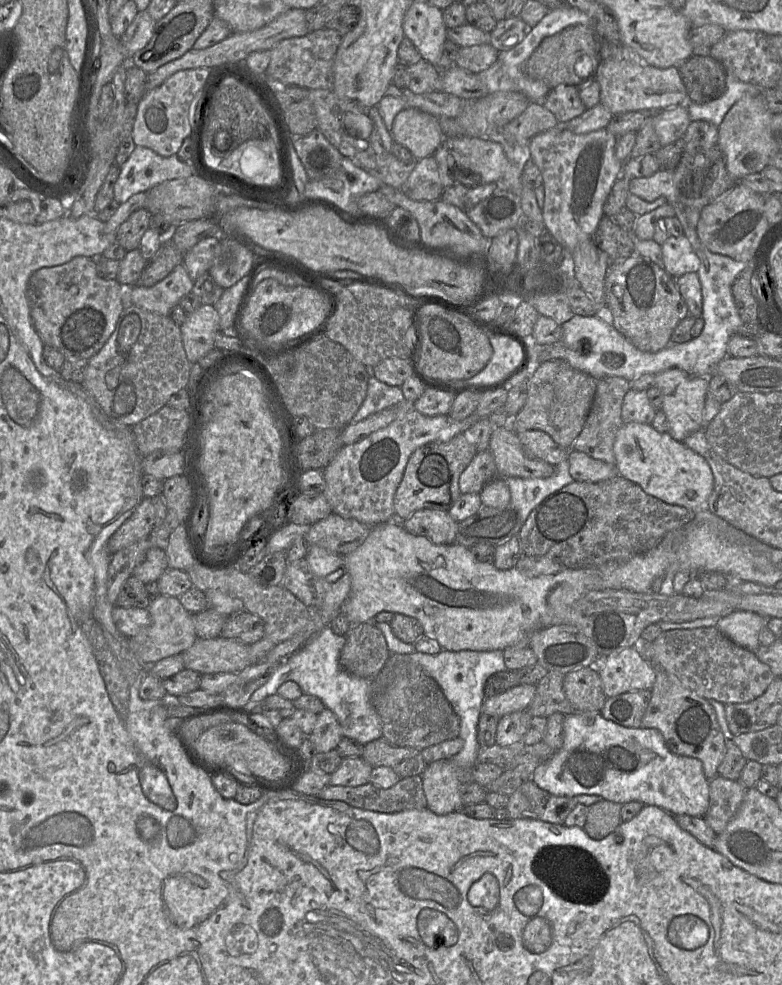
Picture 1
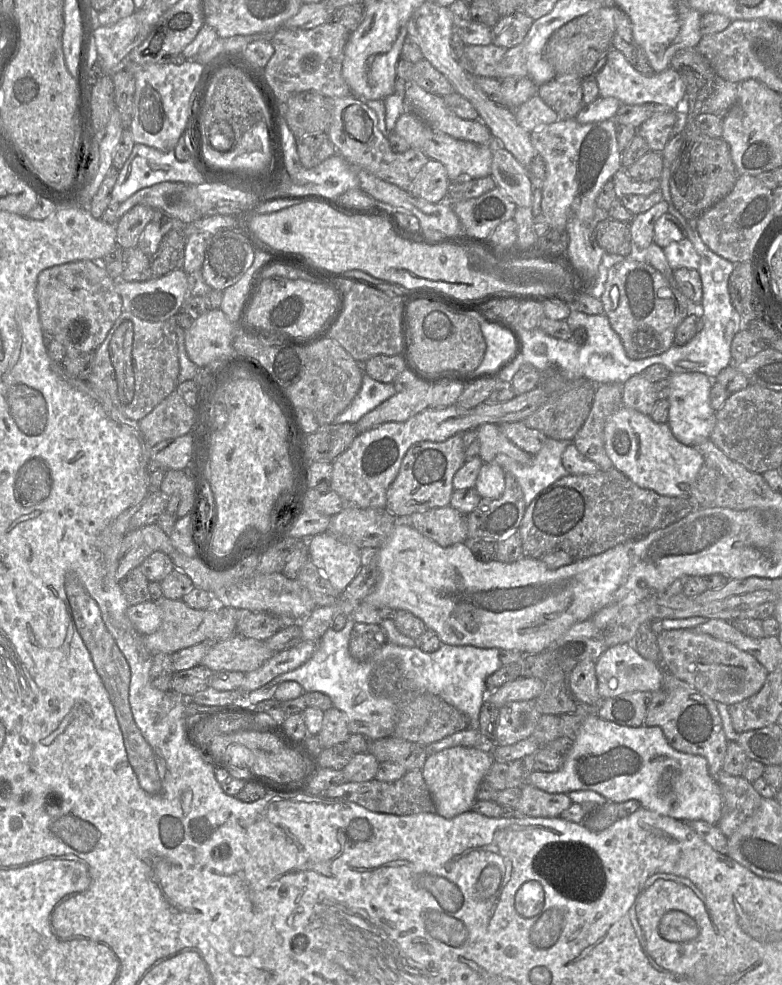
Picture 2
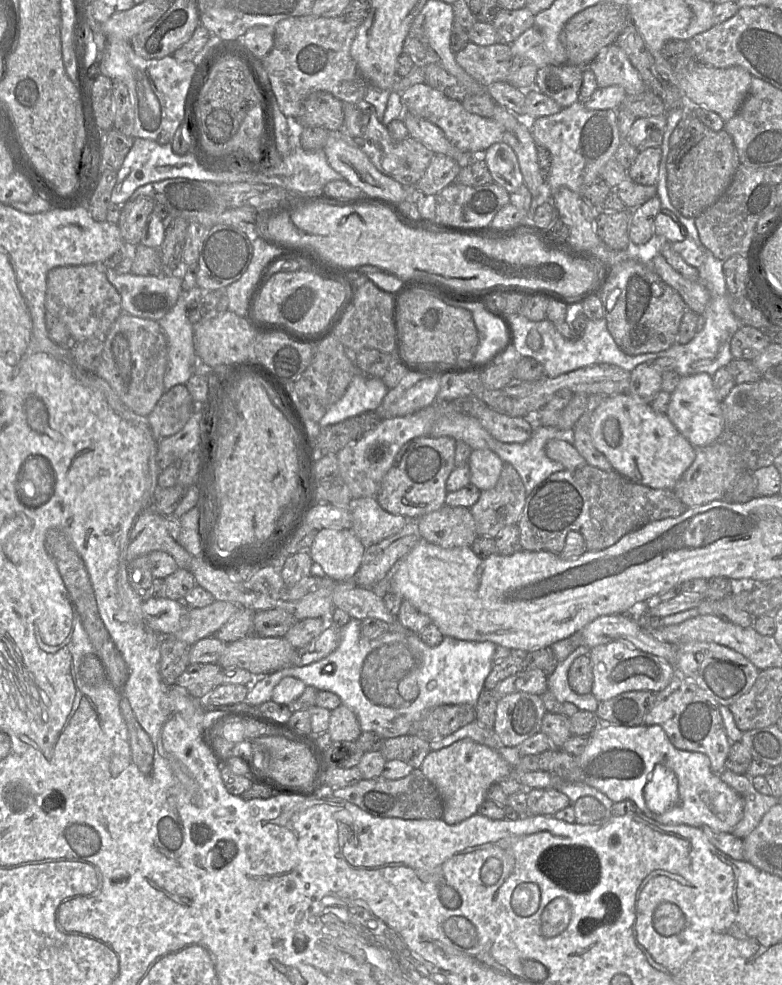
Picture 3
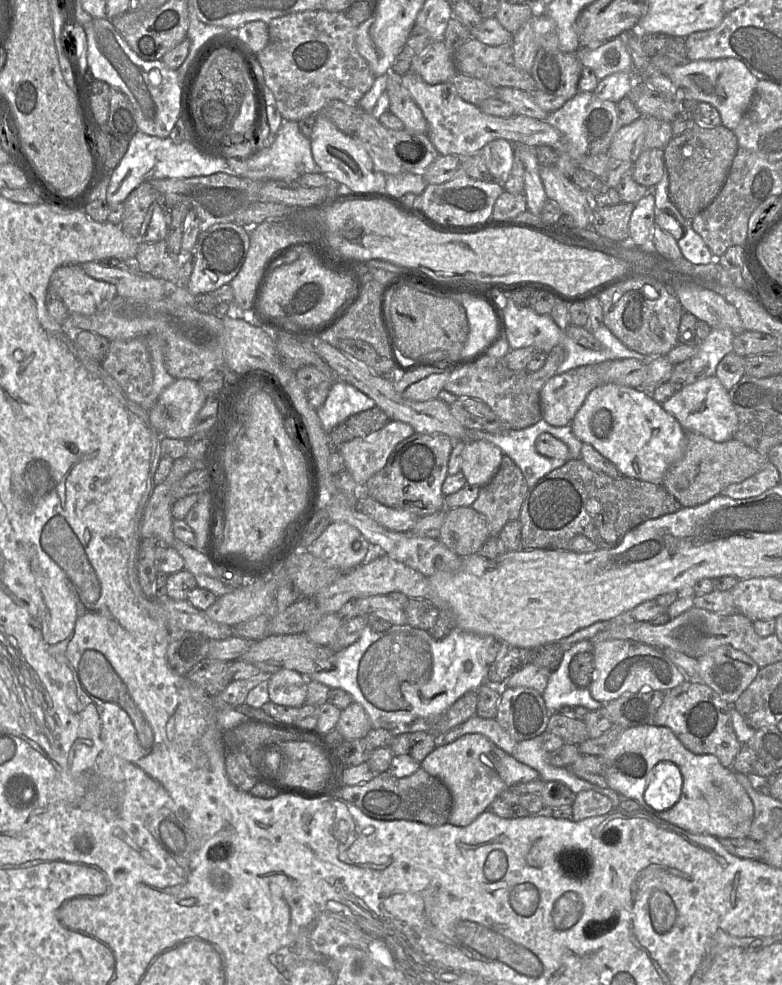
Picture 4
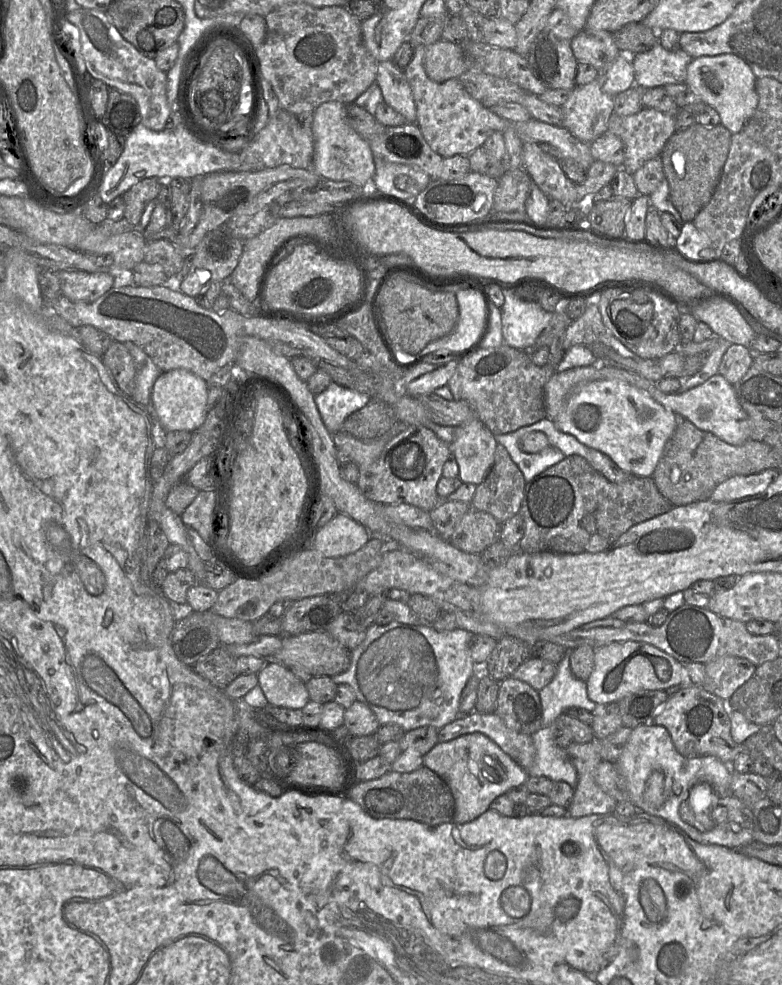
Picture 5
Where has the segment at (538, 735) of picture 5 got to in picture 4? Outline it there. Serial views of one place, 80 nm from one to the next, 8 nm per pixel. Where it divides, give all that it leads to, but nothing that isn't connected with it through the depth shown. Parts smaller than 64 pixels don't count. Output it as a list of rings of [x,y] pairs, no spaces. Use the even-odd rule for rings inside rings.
[[[541,735],[518,742],[511,754],[519,762],[535,769],[545,782],[558,781],[568,786],[574,794],[583,790],[595,790],[609,797],[616,808],[622,797],[614,790],[601,788],[575,776],[567,767],[556,767],[549,763],[548,753],[542,747]]]

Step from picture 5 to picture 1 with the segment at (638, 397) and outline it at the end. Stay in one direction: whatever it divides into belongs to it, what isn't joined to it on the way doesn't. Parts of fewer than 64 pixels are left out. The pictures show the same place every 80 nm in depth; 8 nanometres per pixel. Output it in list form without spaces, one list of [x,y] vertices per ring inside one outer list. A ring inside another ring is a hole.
[[[629,422],[619,430],[613,450],[618,474],[638,484],[647,494],[695,513],[707,508],[714,488],[712,470],[702,456],[675,440],[669,432],[660,433],[652,424]]]

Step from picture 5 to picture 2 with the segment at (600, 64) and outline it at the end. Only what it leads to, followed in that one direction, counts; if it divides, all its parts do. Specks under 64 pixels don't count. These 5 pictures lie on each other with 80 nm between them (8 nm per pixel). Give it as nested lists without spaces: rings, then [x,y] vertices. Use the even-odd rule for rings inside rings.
[[[611,48],[606,54],[604,66],[594,75],[601,97],[614,97],[621,104],[640,105],[656,104],[666,109],[675,109],[678,103],[686,96],[686,87],[679,73],[669,66],[661,73],[647,76],[637,71],[627,60],[625,55]]]

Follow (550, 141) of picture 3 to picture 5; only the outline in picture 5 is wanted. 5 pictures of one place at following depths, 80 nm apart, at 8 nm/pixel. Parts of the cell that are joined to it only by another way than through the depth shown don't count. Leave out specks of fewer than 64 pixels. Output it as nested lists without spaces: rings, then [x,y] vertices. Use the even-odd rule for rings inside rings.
[[[598,79],[583,86],[576,85],[561,107],[561,126],[589,145],[607,132],[614,114],[613,98],[602,91]]]

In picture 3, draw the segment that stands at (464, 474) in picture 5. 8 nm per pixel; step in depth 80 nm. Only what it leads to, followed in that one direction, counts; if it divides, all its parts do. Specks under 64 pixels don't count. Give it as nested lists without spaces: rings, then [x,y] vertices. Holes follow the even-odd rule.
[[[474,449],[467,464],[470,467],[470,483],[480,491],[493,489],[501,475],[503,461],[491,449]]]

